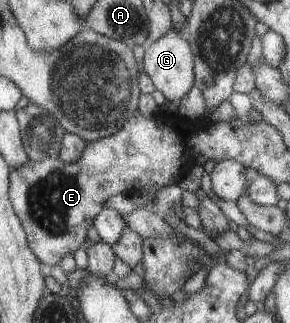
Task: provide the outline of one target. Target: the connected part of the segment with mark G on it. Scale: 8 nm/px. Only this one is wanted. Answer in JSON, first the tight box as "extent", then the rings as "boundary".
{"extent":[140,29,194,102],"boundary":[[[170,29],[163,37],[144,47],[140,61],[142,70],[150,77],[154,89],[160,91],[167,102],[179,102],[193,85],[194,71],[191,71],[191,67],[194,67],[194,57],[189,53],[189,46],[174,29]]]}

